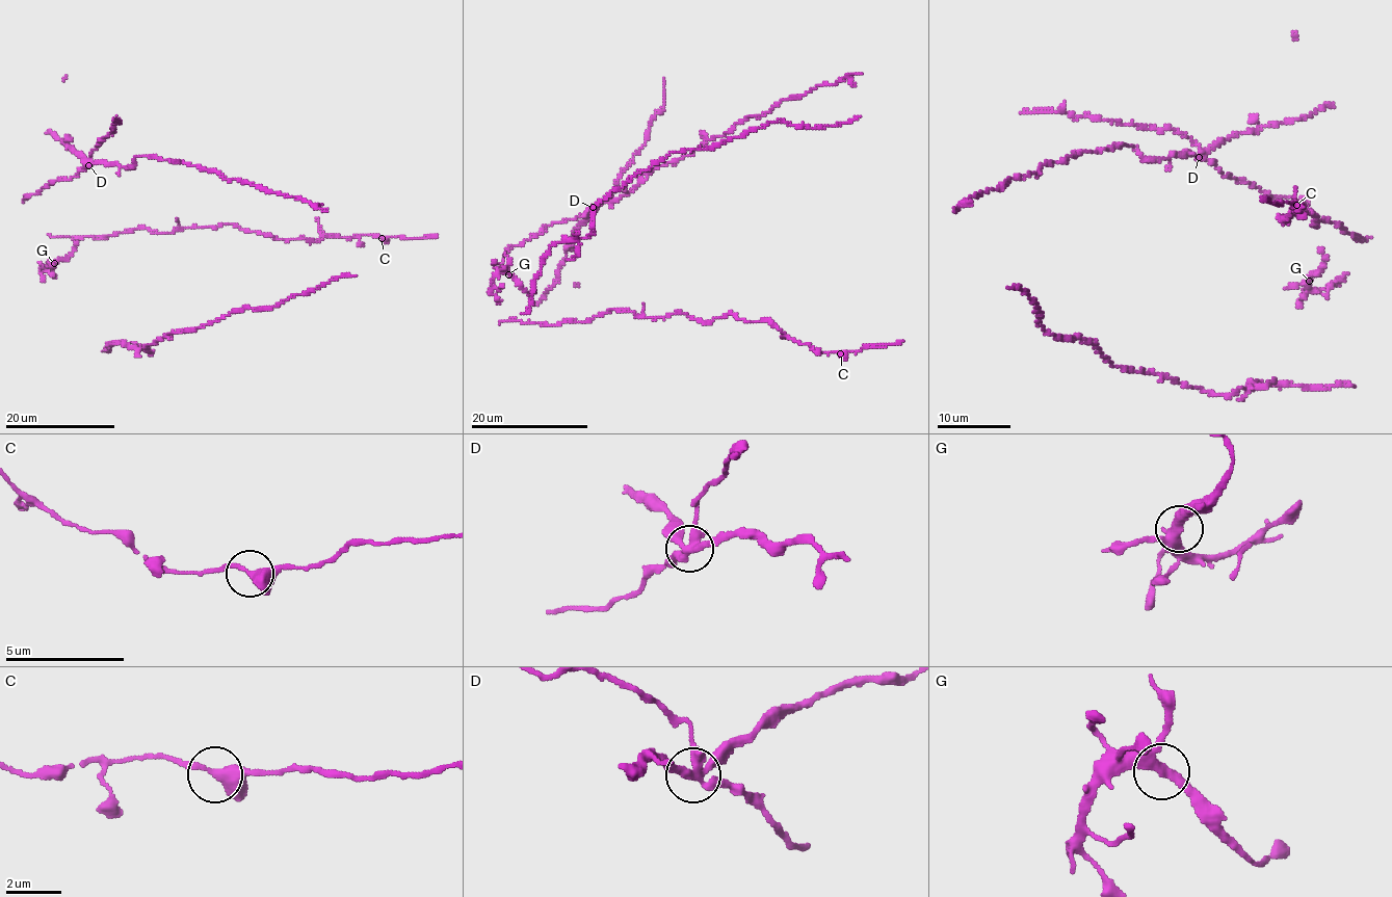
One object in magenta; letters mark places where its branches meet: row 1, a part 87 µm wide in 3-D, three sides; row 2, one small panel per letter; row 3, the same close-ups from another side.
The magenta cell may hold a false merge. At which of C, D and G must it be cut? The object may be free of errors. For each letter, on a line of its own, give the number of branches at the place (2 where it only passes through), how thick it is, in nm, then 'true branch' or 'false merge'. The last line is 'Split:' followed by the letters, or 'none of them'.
C: 3 branches meet; 320 nm thick; true branch
D: 4 branches meet; 320 nm thick; false merge
G: 4 branches meet; 320 nm thick; true branch
Split: D

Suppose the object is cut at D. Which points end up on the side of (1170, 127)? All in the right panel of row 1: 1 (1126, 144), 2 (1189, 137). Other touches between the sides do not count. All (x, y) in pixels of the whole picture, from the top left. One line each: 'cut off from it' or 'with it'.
1: cut off from it
2: with it

